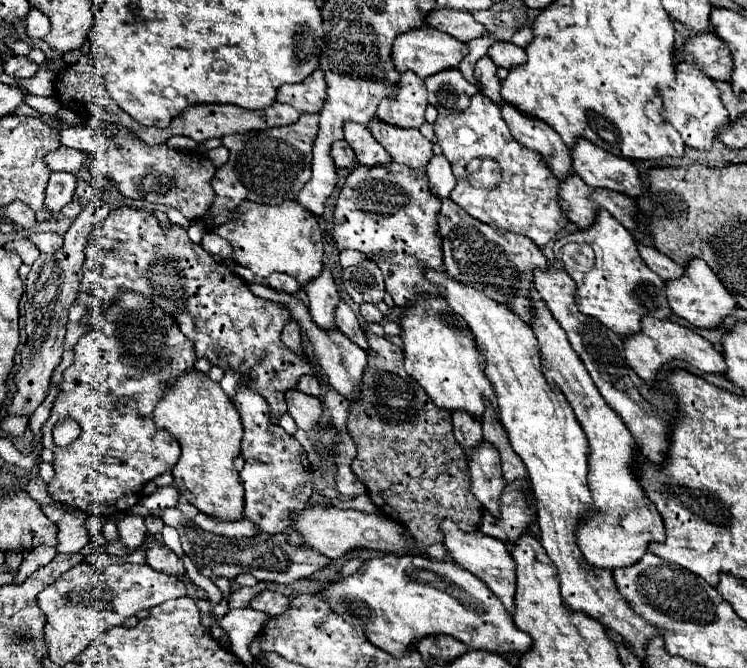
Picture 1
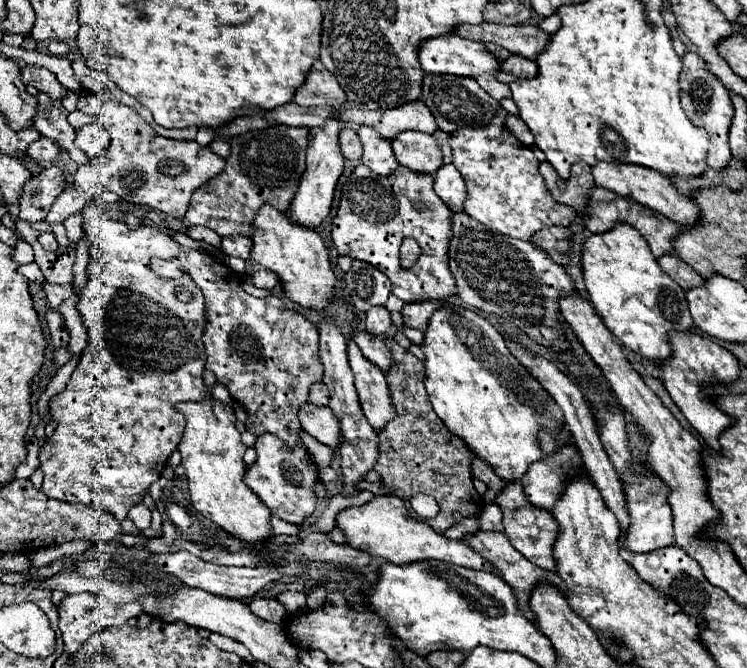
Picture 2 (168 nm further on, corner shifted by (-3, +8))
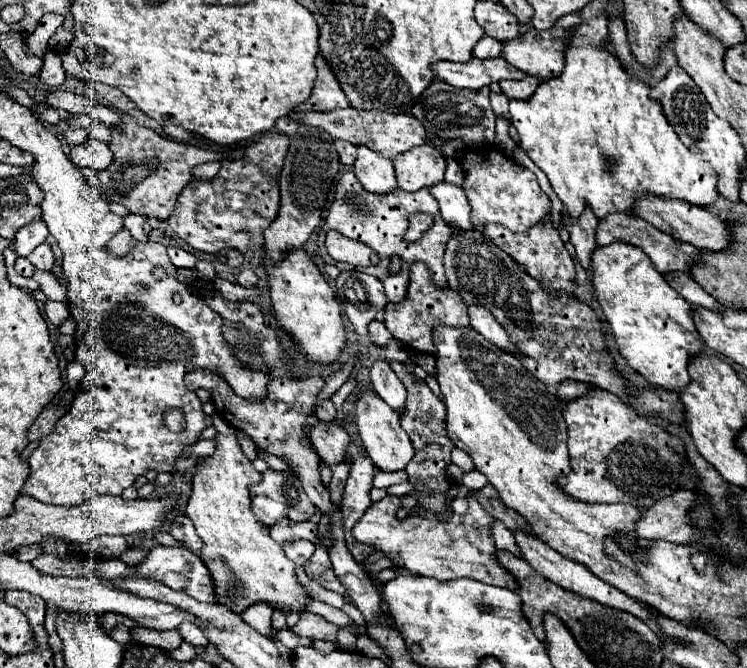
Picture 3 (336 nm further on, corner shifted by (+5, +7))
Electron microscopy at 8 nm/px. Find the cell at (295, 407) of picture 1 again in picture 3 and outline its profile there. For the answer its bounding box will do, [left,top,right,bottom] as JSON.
[309,421,351,465]

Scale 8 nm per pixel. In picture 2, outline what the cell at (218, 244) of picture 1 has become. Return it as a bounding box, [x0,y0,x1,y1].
[221,236,253,260]

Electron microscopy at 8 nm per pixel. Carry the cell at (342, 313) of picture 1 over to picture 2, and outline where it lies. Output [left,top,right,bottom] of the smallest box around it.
[355,332,391,372]

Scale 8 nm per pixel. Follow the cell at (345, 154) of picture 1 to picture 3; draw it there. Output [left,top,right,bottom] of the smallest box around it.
[335,139,357,165]

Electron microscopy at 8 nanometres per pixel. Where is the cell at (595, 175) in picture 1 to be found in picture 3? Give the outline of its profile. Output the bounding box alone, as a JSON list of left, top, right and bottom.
[635,199,729,251]

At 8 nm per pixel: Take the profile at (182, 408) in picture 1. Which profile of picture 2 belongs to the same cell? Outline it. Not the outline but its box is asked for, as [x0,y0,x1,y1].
[177,396,273,546]

